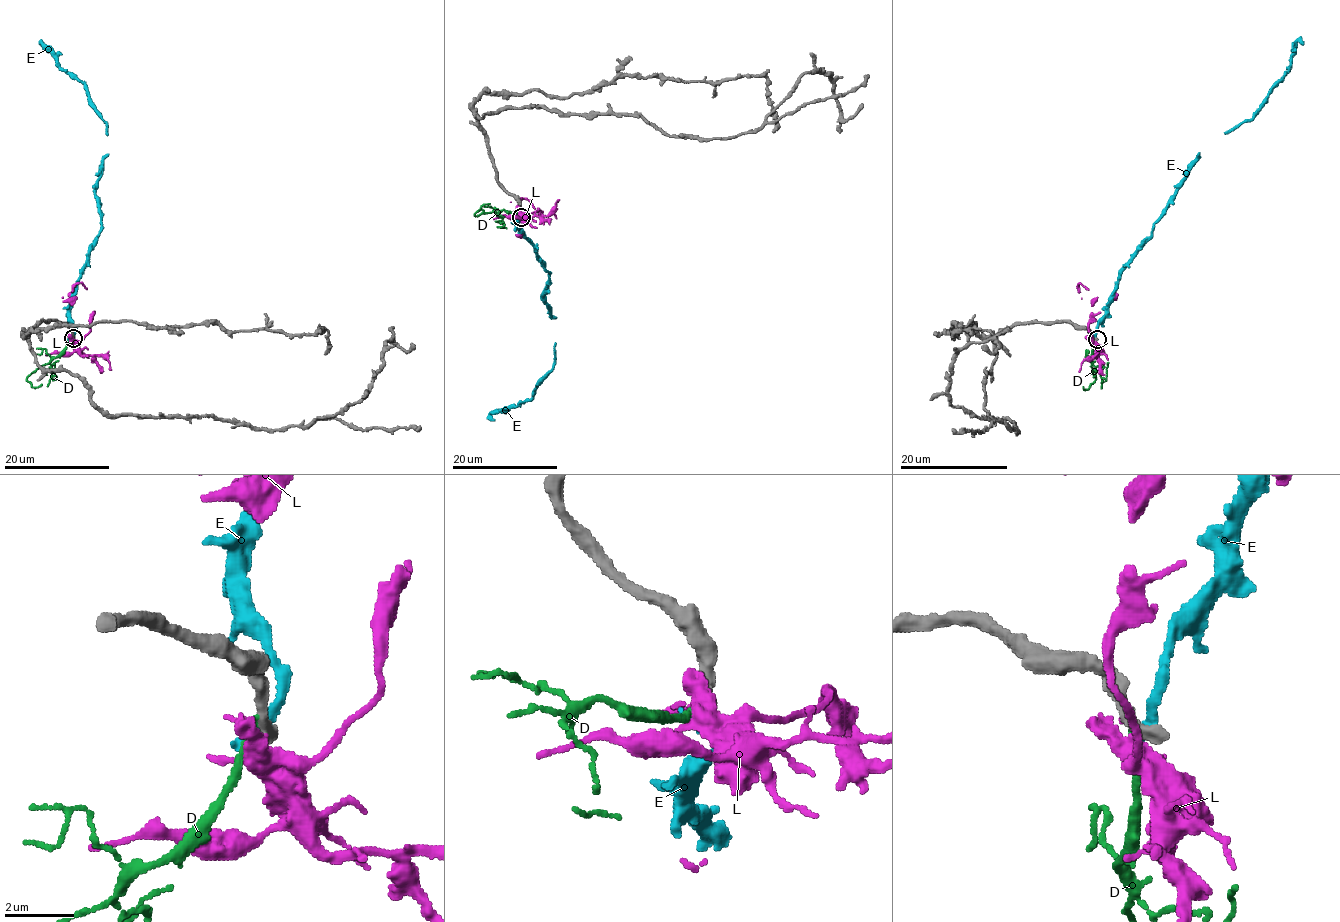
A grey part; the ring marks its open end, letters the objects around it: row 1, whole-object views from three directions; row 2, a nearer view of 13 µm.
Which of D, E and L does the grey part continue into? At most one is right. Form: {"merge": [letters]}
{"merge": []}

